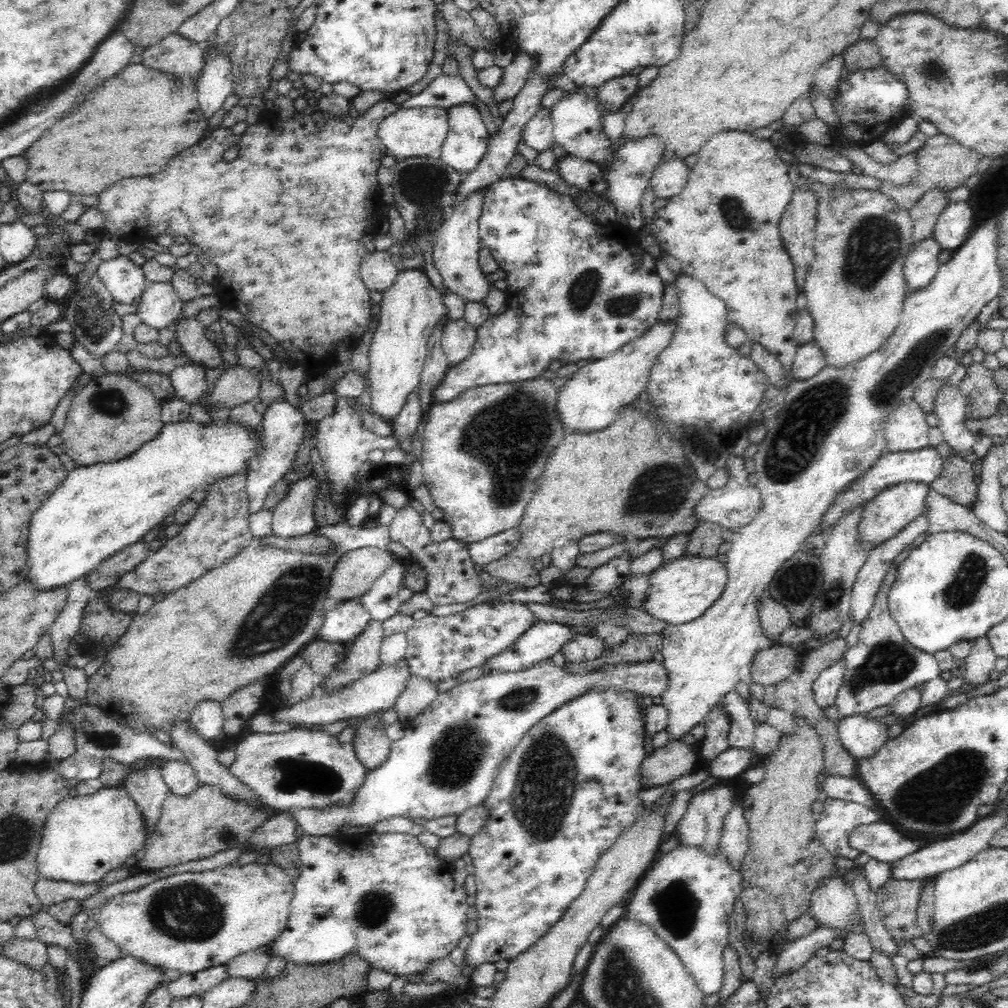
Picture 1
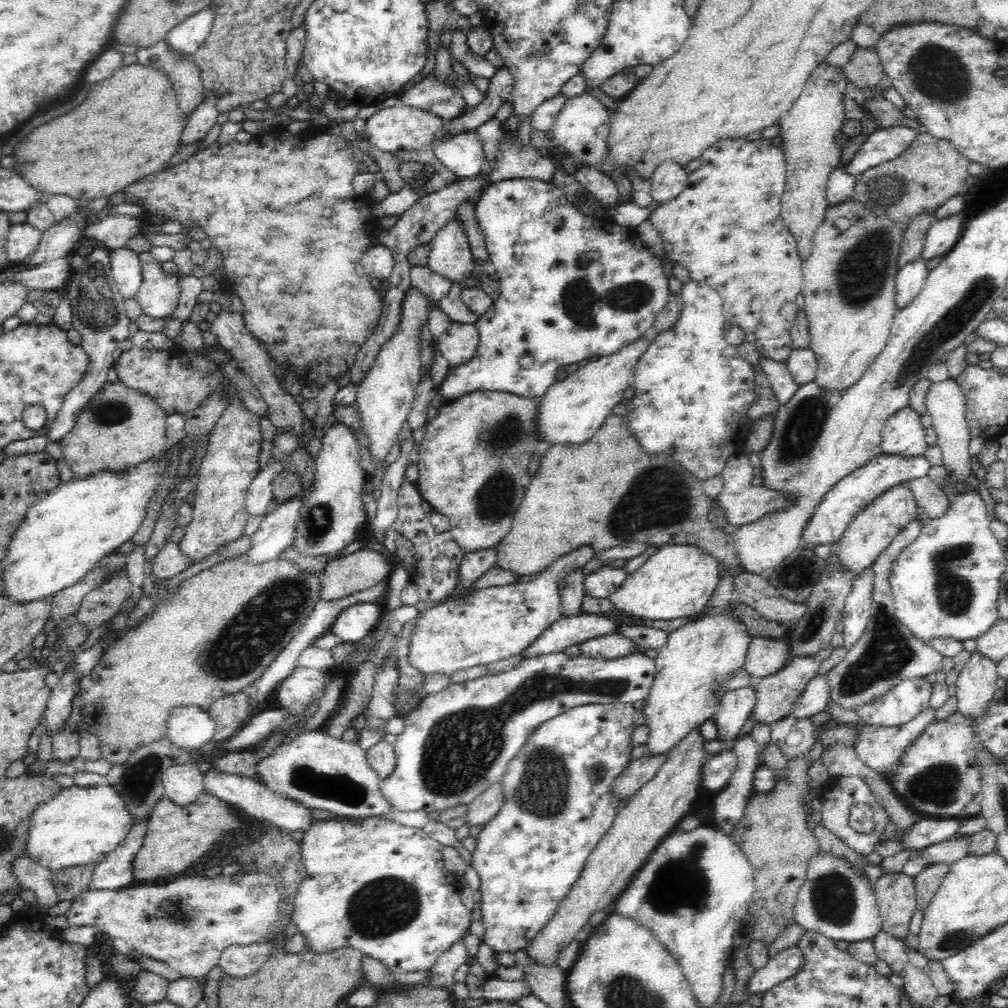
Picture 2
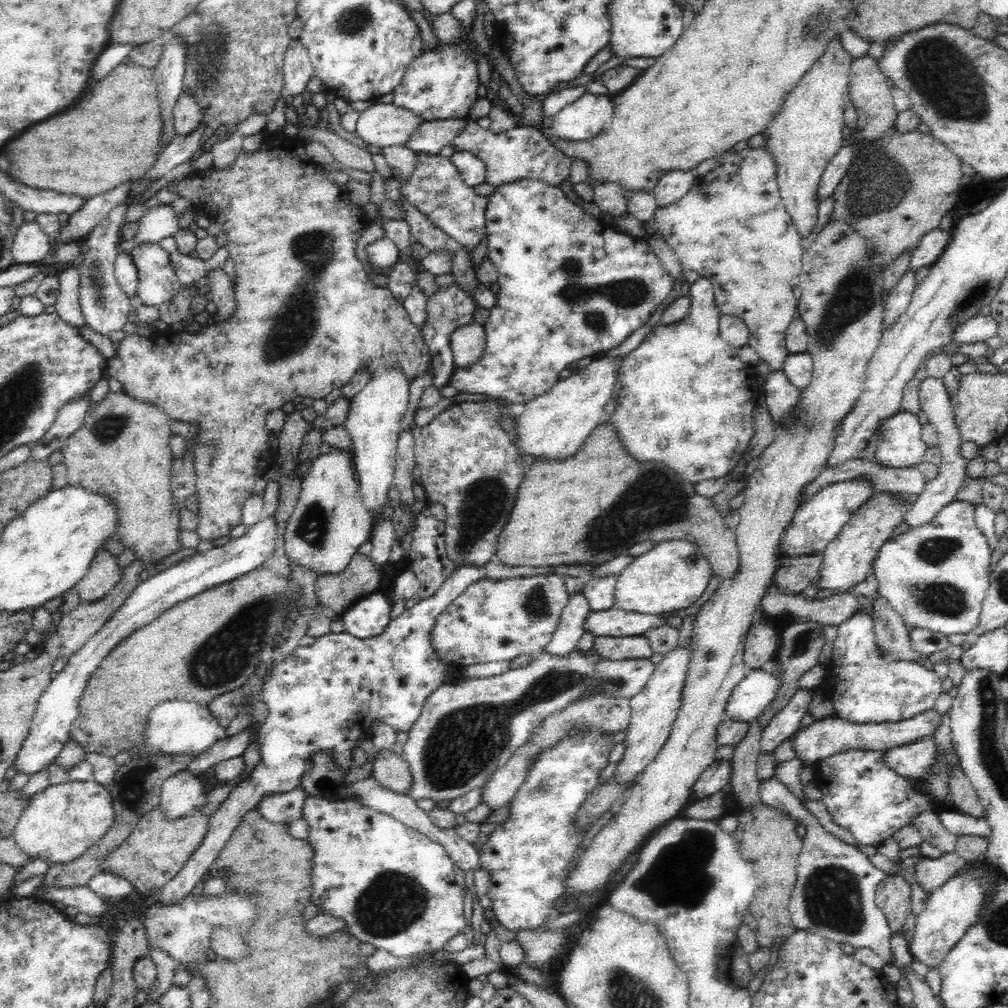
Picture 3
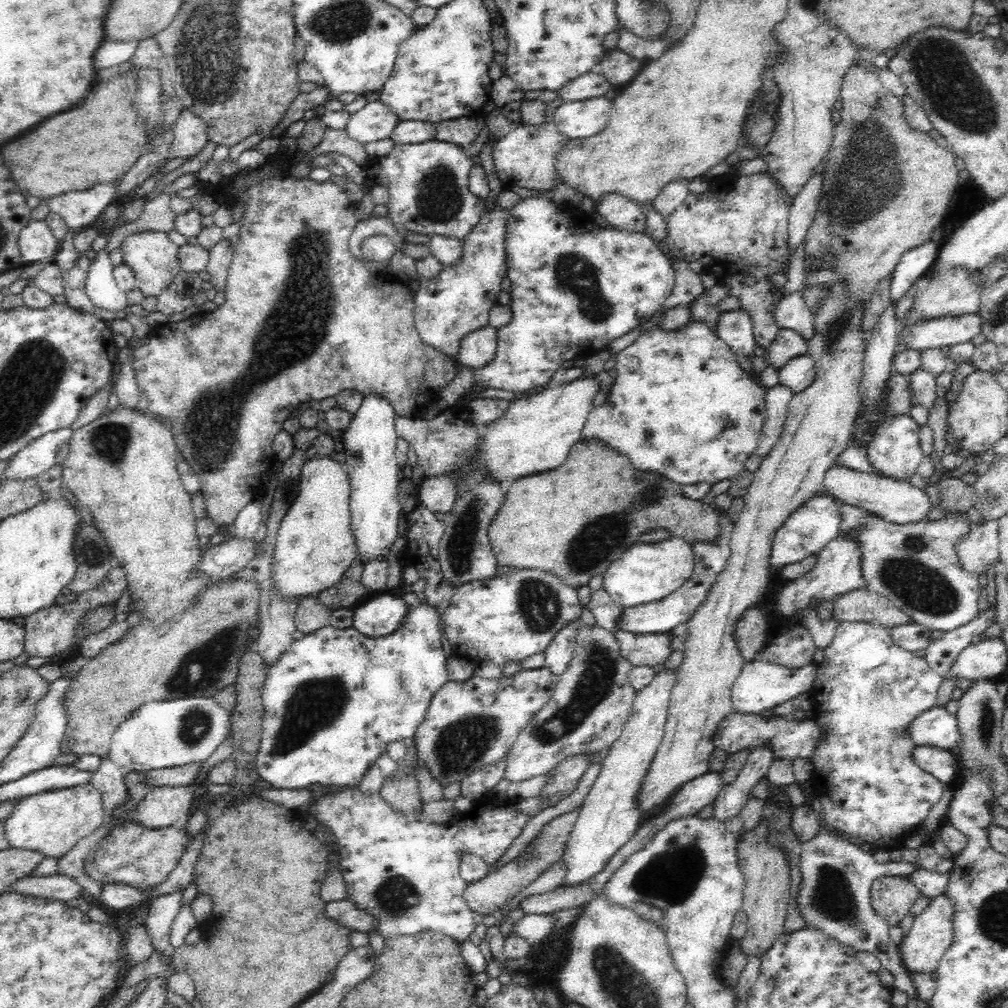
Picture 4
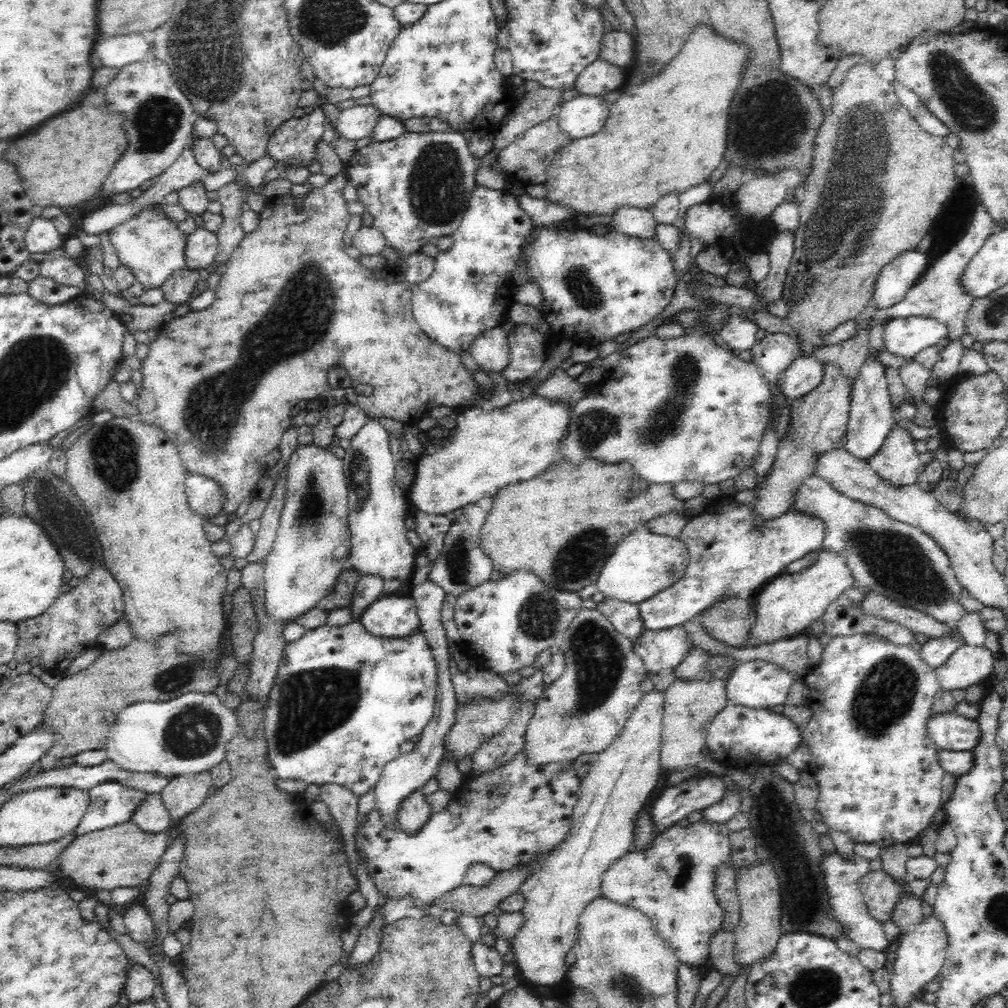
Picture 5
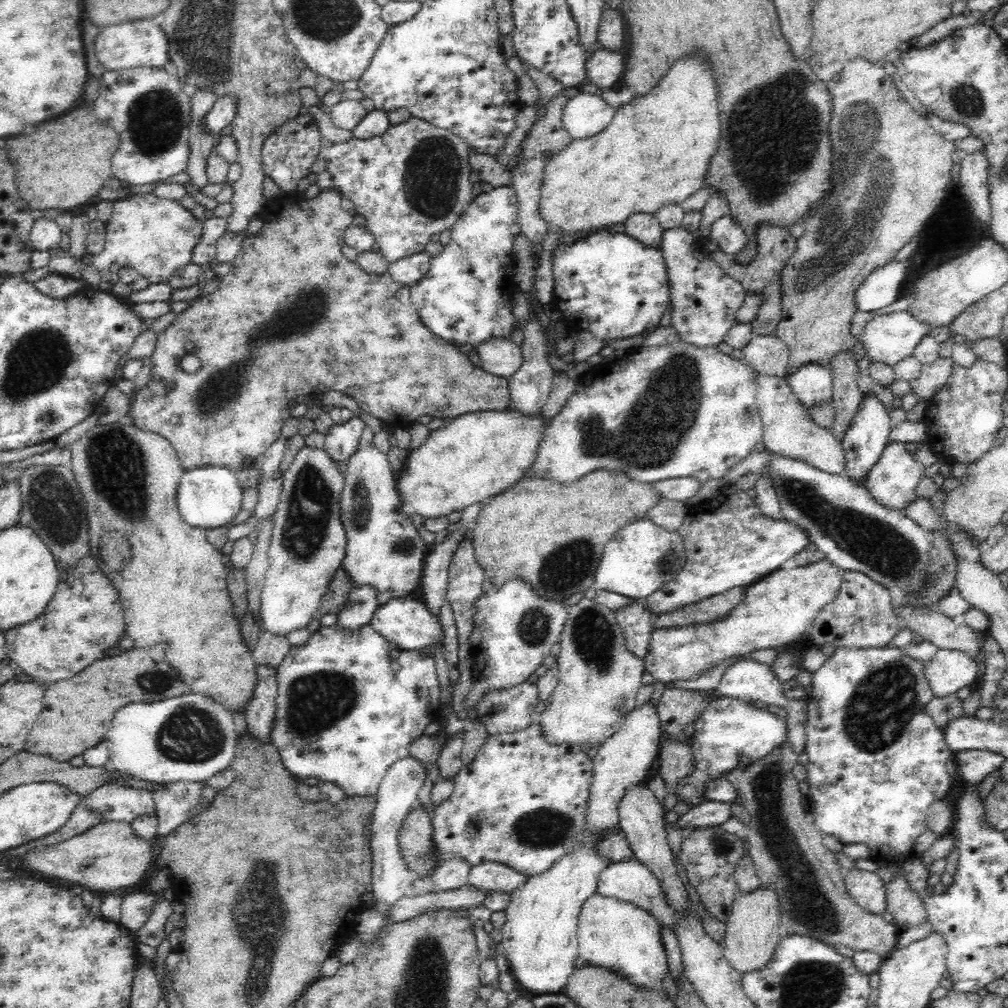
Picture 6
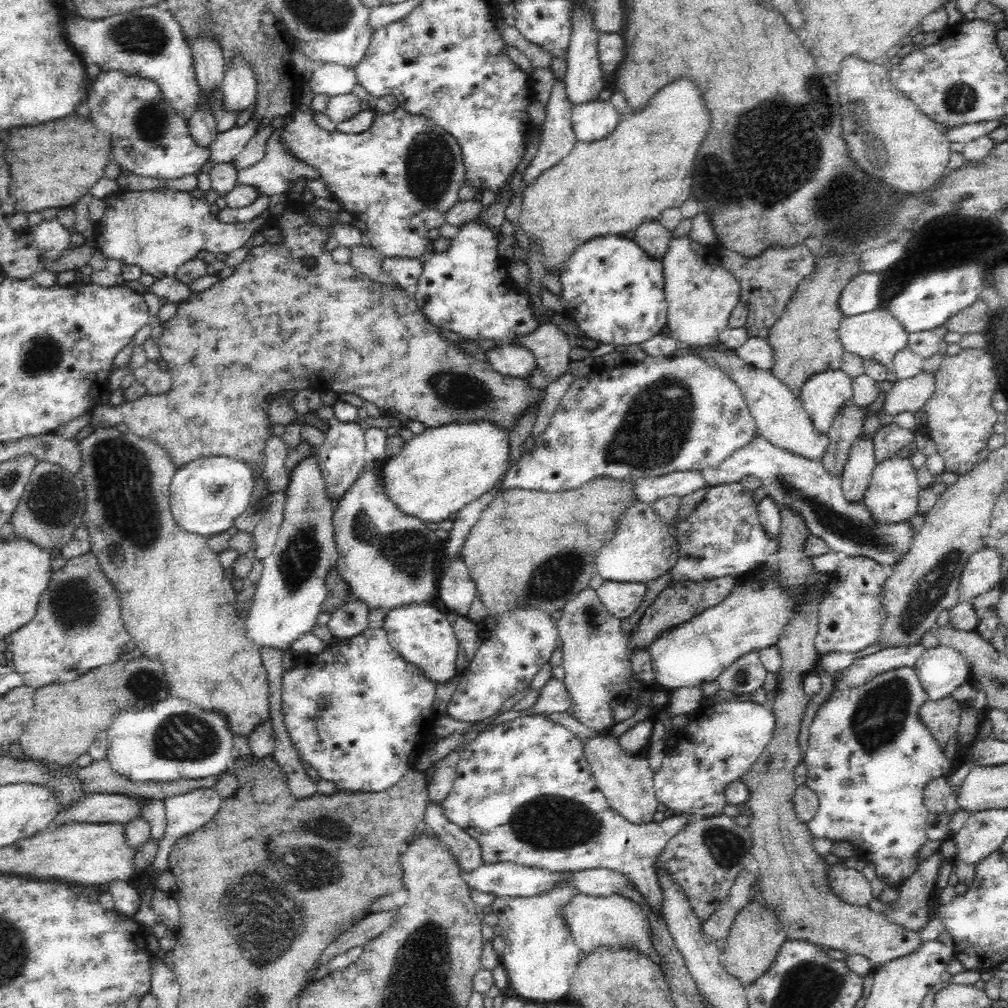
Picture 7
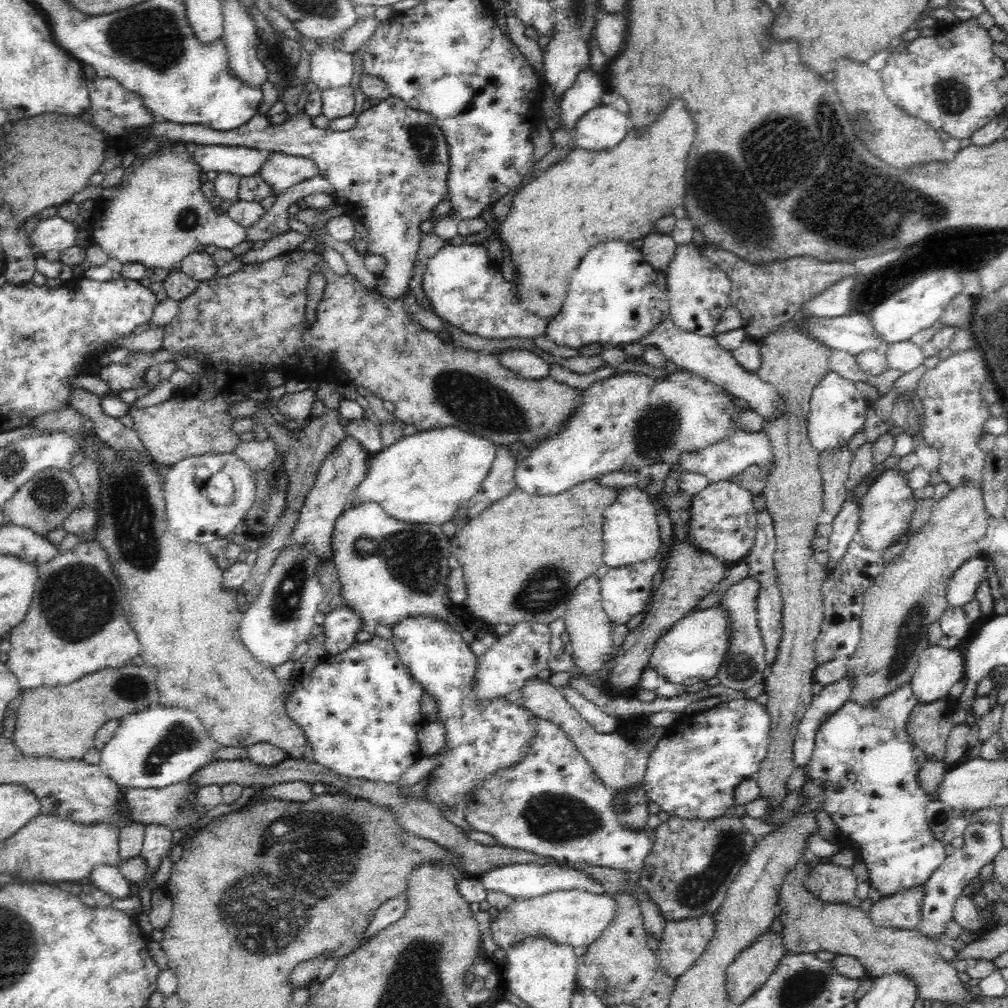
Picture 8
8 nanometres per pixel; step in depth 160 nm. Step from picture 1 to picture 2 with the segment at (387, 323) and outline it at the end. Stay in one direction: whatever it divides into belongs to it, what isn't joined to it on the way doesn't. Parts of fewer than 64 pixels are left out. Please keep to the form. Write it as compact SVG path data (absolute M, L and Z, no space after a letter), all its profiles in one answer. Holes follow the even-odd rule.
M410 287L404 295L402 303L402 316L398 328L394 334L383 344L378 351L376 360L372 363L372 370L366 374L363 381L357 386L356 409L360 413L362 421L362 432L371 442L369 451L377 466L381 466L382 460L388 456L391 446L394 446L398 431L410 414L415 396L415 388L421 379L422 350L420 349L420 328L429 320L431 306L437 306L444 314L447 314L453 321L459 323L475 322L480 318L476 316L465 304L459 300L460 289L453 287L448 296L441 302L432 303L420 289Z

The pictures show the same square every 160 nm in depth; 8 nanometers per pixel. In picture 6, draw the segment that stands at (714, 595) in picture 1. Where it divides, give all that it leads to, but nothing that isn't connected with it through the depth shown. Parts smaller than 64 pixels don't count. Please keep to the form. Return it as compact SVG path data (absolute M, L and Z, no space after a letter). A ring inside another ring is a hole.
M648 517L636 519L616 532L606 544L591 588L644 600L666 582L676 579L685 562L683 540L678 531L664 530Z

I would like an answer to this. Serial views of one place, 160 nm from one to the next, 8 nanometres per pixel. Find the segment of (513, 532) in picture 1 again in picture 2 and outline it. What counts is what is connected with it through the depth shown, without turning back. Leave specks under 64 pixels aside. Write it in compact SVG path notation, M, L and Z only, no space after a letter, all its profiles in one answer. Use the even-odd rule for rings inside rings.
M496 547L475 550L464 555L460 564L461 582L451 596L457 596L457 593L466 592L474 586L474 582L481 578L490 568L496 566L497 550Z

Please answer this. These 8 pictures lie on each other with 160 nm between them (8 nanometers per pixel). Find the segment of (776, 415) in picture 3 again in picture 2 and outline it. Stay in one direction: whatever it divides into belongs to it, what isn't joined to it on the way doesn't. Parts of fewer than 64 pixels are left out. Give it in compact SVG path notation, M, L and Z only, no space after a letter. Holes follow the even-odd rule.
M760 356L757 365L760 366L762 372L768 377L774 395L776 395L778 406L786 404L786 401L789 401L799 389L799 386L789 374L787 364Z

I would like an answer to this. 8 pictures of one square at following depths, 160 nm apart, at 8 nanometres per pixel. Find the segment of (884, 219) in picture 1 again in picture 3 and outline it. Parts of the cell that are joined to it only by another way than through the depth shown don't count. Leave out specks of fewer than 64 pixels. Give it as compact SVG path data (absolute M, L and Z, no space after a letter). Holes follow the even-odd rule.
M830 220L818 234L818 238L804 251L798 286L801 290L797 312L802 317L808 333L807 352L812 355L813 374L810 384L803 389L796 408L796 420L788 428L777 428L776 438L764 448L757 459L757 468L752 475L747 476L745 499L738 513L740 522L735 529L736 546L740 553L740 571L735 578L721 579L720 587L710 599L700 607L693 623L691 650L693 650L686 682L682 688L682 707L672 724L672 732L664 742L662 750L656 758L639 774L634 785L624 798L620 811L617 812L595 835L586 851L580 856L575 869L567 878L565 898L576 900L592 890L605 890L606 885L617 874L617 870L630 859L630 855L642 847L650 834L658 830L669 820L682 812L688 802L694 800L694 784L698 777L714 761L716 748L719 744L716 738L717 726L720 725L726 712L726 704L736 684L747 674L743 655L745 639L748 637L750 626L762 621L762 614L758 613L760 602L773 585L773 578L779 567L781 555L778 554L781 536L788 528L795 512L800 506L799 500L804 487L808 486L818 473L821 473L827 463L828 455L832 452L834 441L842 419L858 400L864 388L864 380L868 373L869 362L878 348L883 337L882 322L884 320L884 270L880 259L870 253L869 240L861 236L852 226L840 220Z

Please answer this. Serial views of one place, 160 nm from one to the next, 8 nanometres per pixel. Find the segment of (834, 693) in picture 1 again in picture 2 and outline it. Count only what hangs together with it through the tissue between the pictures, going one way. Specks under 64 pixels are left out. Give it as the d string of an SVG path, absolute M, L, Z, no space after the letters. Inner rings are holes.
M826 673L812 678L796 701L792 711L785 718L792 716L804 720L823 712L831 704L830 685Z

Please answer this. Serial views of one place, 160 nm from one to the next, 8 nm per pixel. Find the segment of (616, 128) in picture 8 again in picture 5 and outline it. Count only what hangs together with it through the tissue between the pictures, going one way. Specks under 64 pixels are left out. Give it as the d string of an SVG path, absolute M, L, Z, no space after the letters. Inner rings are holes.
M579 95L561 103L556 112L562 133L571 140L597 134L609 118L610 104L600 96Z

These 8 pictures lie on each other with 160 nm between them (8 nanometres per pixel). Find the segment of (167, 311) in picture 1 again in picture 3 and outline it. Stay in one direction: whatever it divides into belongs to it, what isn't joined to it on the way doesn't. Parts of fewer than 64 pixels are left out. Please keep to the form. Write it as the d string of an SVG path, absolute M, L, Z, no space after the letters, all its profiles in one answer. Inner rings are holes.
M160 243L139 244L130 253L139 276L137 295L144 305L159 307L178 294L181 288L179 278L170 253L162 249Z

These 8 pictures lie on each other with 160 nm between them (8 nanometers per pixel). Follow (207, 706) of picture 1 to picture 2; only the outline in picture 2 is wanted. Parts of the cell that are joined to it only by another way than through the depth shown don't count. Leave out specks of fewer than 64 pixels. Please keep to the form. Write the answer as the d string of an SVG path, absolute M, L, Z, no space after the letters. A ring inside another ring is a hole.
M184 706L173 709L166 721L165 736L181 749L197 751L216 734L214 721L206 708Z

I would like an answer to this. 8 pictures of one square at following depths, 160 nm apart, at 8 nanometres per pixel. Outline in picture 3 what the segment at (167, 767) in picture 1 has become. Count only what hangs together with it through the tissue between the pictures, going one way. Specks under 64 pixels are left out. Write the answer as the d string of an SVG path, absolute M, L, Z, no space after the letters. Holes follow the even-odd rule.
M180 771L169 776L161 789L160 807L164 817L170 821L188 816L206 802L202 780L190 771Z

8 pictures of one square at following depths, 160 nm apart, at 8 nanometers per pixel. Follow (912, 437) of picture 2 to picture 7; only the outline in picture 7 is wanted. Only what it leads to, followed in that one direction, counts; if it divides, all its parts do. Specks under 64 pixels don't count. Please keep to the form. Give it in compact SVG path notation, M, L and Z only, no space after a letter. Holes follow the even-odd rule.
M897 454L876 465L863 498L864 505L870 509L876 521L882 524L898 524L918 514L921 488L916 478L916 470L908 457L901 458Z

